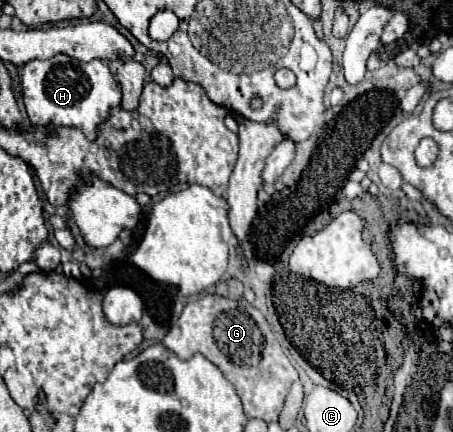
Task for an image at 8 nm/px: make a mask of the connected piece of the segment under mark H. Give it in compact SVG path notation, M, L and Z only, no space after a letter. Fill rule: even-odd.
M55 54L49 60L27 62L23 68L21 86L31 124L53 122L59 126L77 126L89 140L95 138L97 126L109 114L109 110L121 102L121 88L113 80L107 64L101 60L75 62L65 54Z

